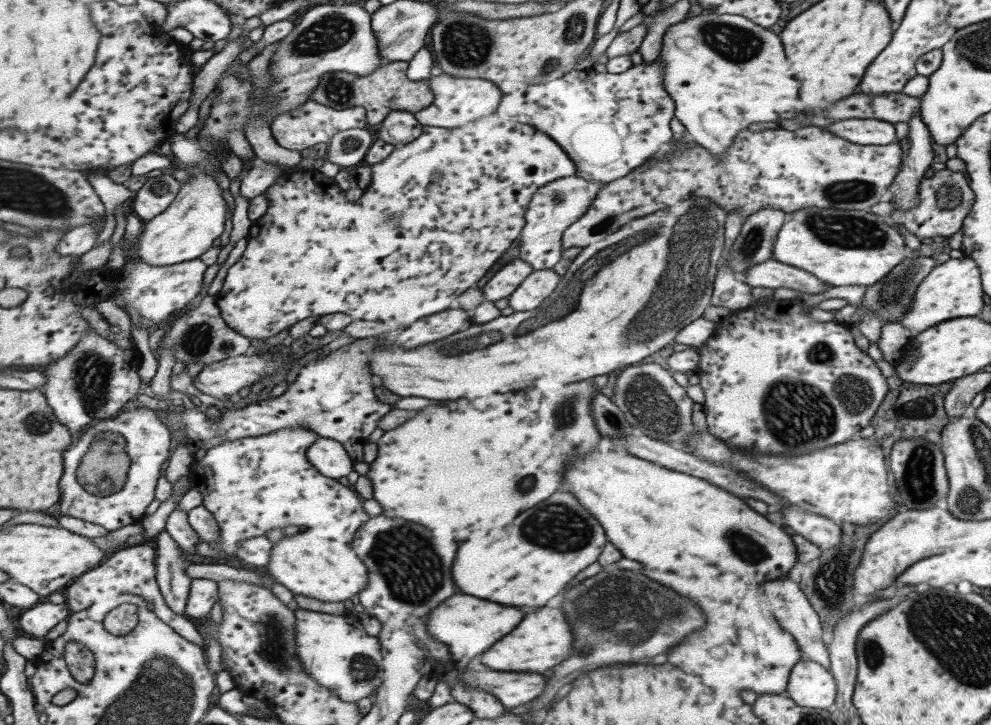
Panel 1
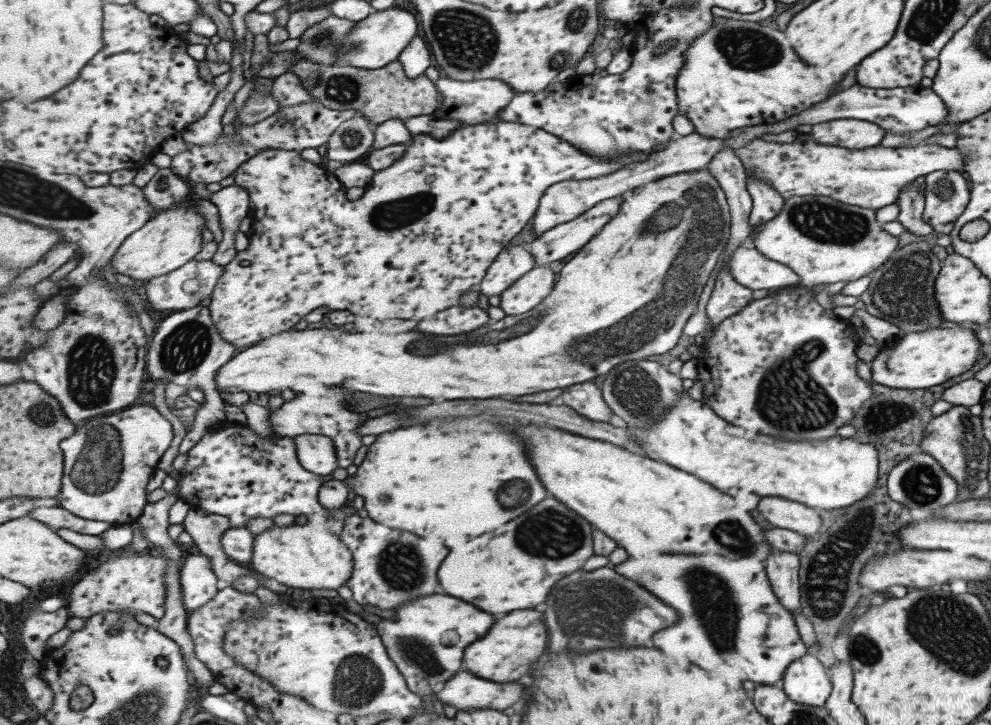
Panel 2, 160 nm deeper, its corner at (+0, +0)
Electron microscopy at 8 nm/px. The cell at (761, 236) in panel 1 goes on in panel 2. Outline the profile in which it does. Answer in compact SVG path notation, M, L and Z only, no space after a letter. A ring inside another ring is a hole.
M746 176L746 191L752 200L752 207L748 216L750 228L771 220L782 207L781 195L774 191L766 180L759 177Z

